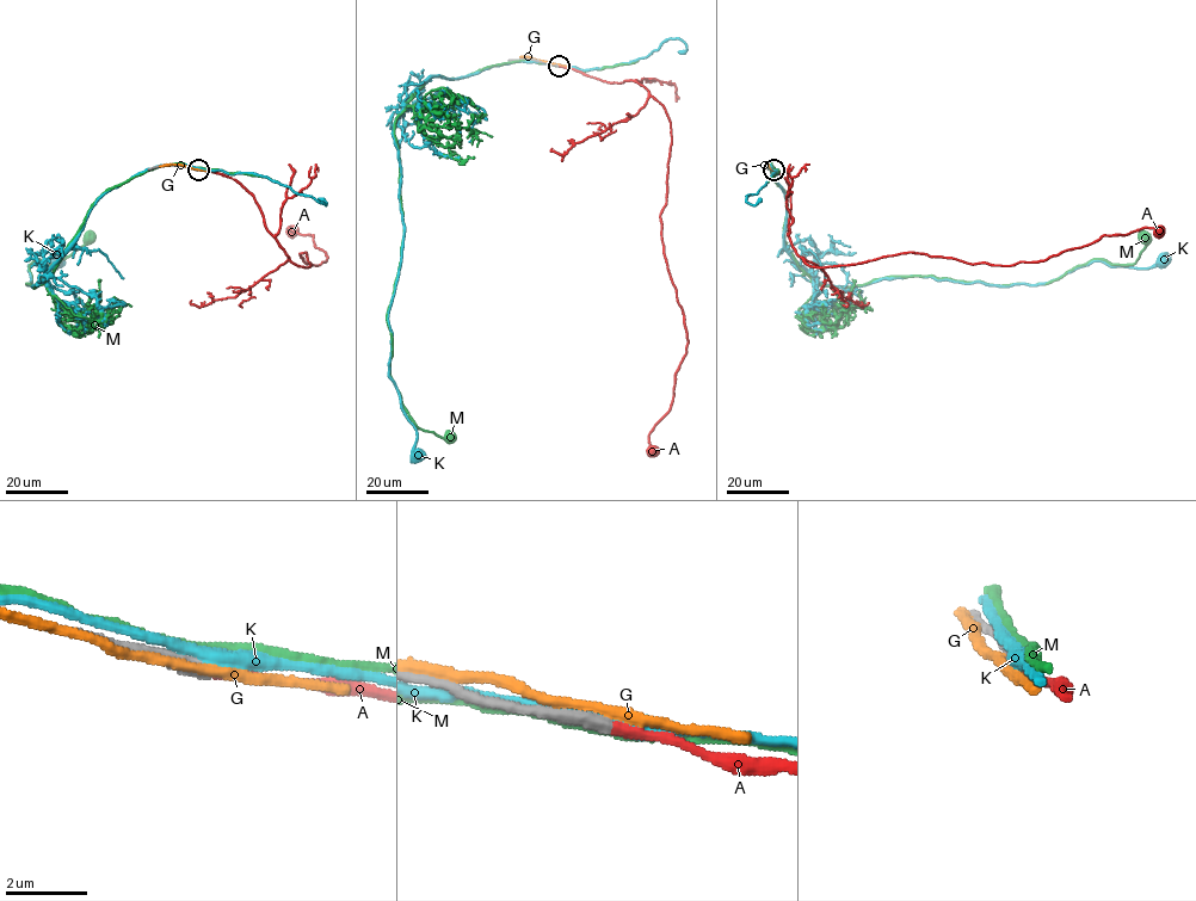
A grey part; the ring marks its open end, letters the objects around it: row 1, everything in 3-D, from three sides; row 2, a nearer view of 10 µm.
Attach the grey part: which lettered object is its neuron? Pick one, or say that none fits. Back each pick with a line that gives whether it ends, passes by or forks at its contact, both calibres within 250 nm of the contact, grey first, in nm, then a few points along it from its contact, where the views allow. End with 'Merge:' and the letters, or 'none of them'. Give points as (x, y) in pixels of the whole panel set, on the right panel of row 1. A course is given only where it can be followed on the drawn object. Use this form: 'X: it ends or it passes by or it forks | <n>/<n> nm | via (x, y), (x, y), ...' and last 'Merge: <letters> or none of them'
A: it ends | 400/260 nm | via (774, 170), (790, 197), (791, 246), (819, 267), (907, 252), (1012, 266), (1103, 235), (1159, 233)
Merge: A

